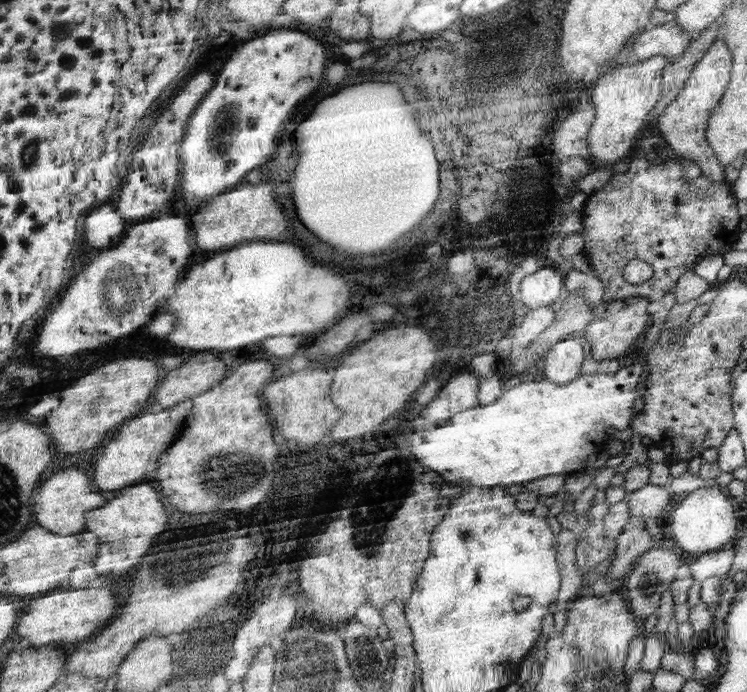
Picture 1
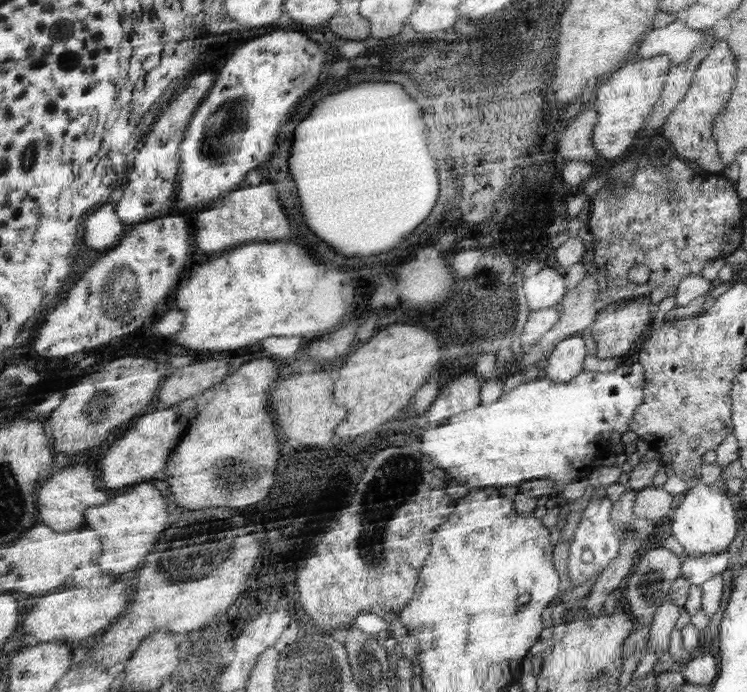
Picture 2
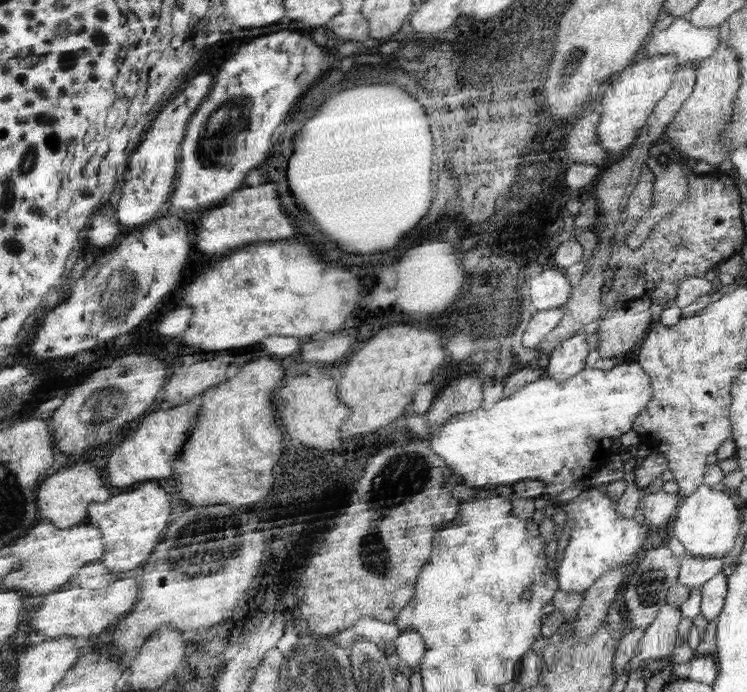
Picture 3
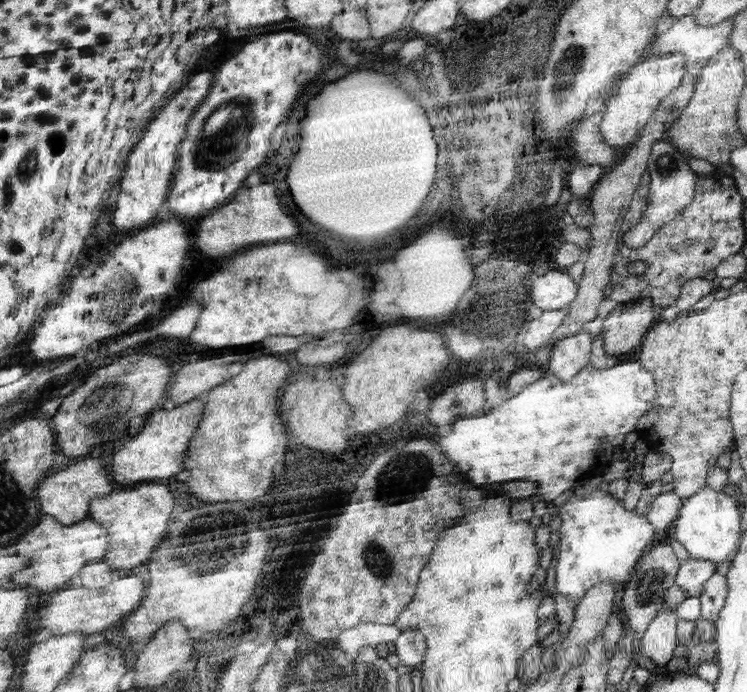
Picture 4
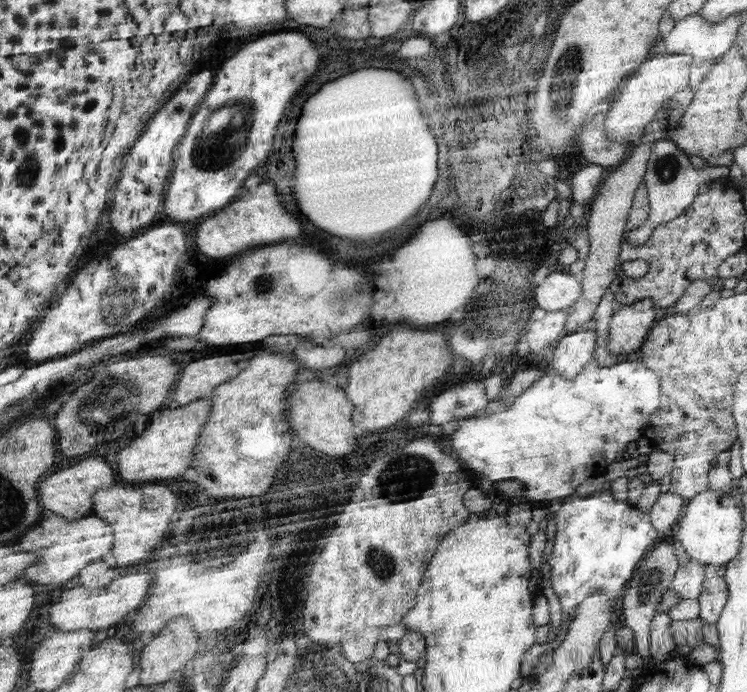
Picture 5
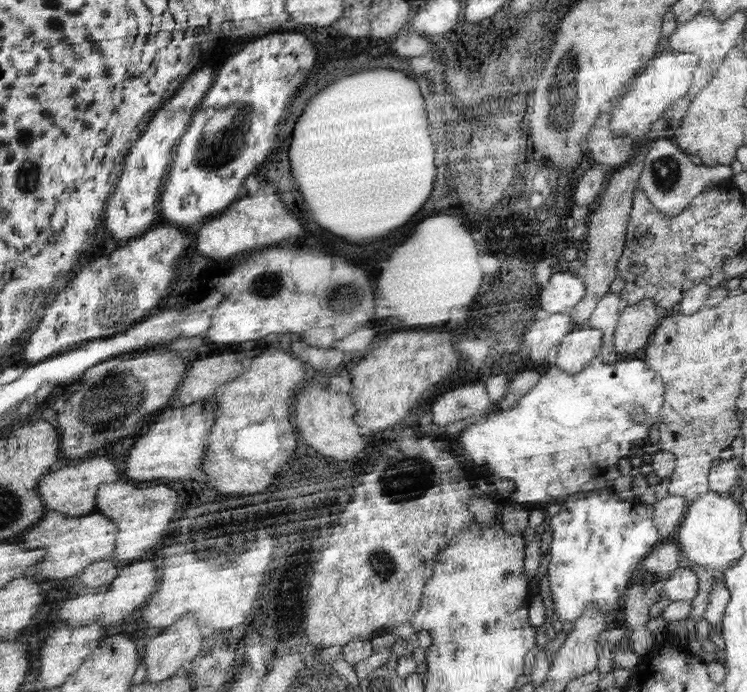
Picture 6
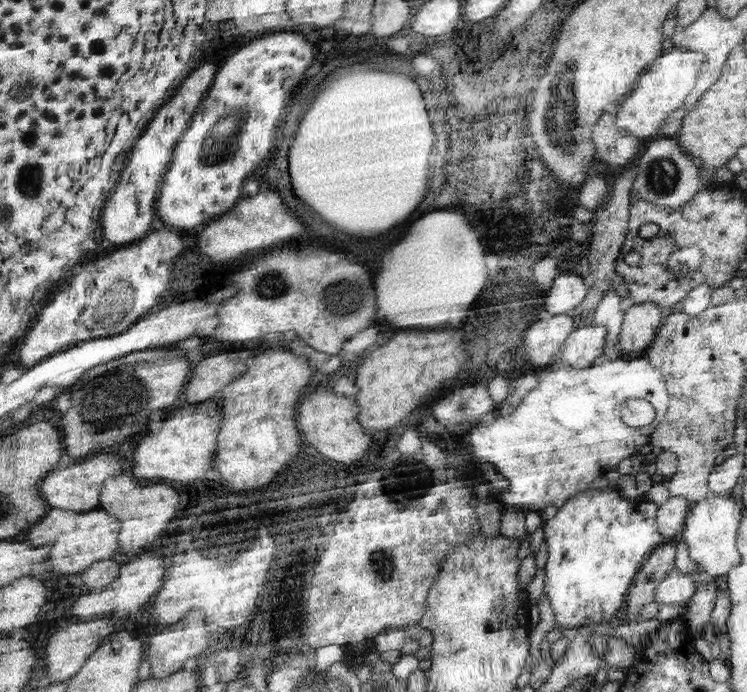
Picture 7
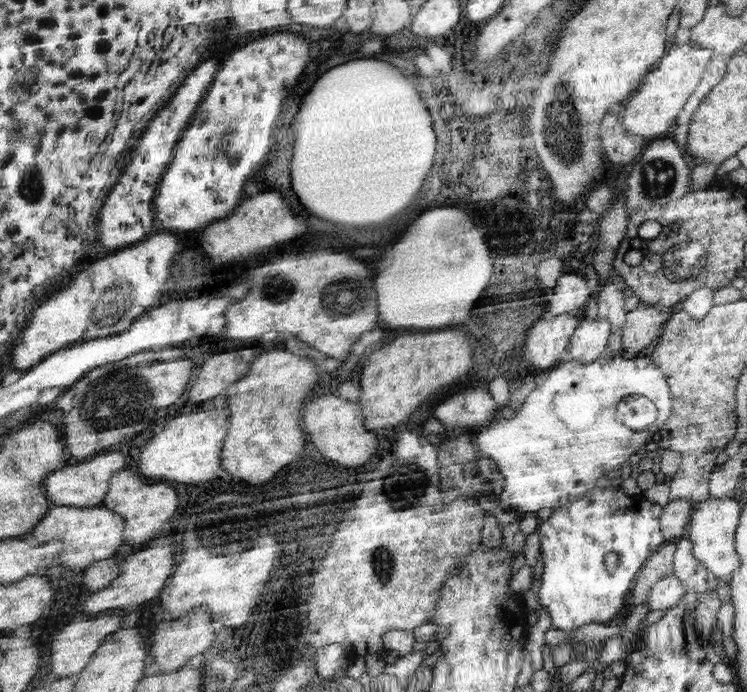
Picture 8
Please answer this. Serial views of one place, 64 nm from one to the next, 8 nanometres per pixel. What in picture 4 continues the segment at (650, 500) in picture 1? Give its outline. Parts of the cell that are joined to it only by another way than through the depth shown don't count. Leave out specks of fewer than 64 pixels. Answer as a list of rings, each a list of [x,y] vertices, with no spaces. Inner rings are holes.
[[[659,492],[659,496],[655,496],[655,500],[647,504],[647,518],[655,526],[659,536],[665,536],[665,538],[671,536],[673,522],[679,520],[679,512],[683,504],[685,500],[681,500],[681,496],[675,492],[669,492],[669,494]]]

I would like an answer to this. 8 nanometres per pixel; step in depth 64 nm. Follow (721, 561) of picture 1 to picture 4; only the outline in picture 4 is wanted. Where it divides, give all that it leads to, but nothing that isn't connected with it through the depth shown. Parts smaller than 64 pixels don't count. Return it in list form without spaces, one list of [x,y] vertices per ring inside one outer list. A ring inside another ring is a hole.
[[[687,558],[681,566],[677,584],[683,586],[689,592],[689,598],[693,596],[701,596],[703,592],[703,584],[715,574],[717,562],[709,562],[709,560],[699,560],[699,558]]]

